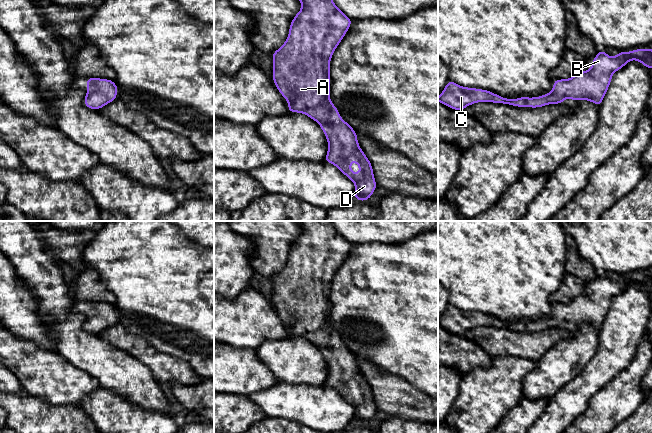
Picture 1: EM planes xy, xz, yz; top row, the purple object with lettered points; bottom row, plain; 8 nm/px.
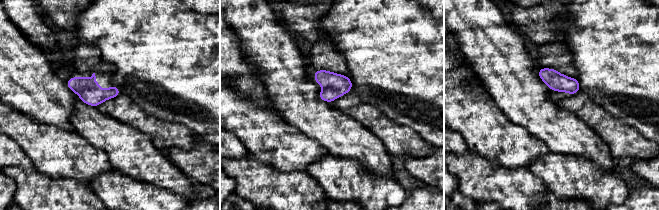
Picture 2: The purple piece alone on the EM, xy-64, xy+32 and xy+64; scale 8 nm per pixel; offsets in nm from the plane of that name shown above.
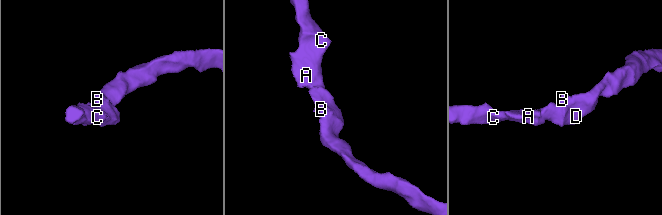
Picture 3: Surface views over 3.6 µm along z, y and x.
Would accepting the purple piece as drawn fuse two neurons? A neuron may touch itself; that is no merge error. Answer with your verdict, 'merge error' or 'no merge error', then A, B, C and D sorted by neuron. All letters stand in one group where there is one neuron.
no merge error; groups A B C D

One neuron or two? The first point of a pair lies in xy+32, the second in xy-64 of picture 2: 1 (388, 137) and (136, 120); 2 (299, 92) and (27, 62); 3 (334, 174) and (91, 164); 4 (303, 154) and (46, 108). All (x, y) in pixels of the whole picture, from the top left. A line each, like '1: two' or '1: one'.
1: one
2: two
3: two
4: two

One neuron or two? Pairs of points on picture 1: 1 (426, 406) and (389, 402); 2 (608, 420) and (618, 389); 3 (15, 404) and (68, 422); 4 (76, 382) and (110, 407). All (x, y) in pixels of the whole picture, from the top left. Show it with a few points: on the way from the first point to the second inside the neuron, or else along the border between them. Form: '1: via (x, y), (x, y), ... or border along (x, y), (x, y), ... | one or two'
1: via (417, 405), (409, 402), (398, 402) | one
2: via (608, 412), (608, 409), (618, 397) | one
3: via (28, 415), (37, 422), (55, 422) | one
4: border along (99, 386), (87, 394), (79, 405) | two

